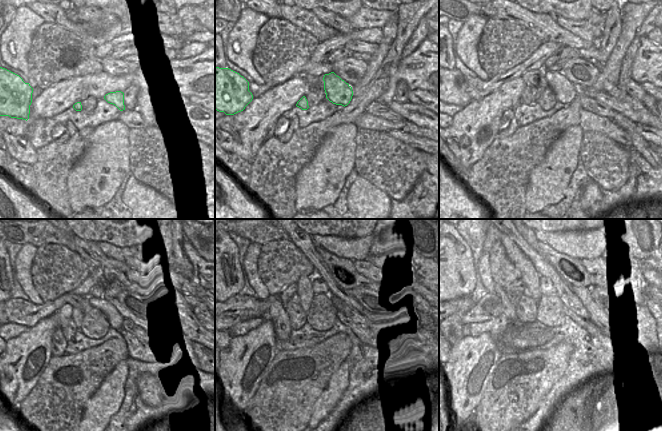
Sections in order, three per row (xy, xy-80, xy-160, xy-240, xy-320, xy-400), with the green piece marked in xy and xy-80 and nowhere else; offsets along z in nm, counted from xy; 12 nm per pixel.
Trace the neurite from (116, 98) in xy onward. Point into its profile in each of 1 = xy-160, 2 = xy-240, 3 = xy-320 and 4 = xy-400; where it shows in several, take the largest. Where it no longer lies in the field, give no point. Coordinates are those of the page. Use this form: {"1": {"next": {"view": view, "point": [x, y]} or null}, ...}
{"1": {"next": {"view": "xy-160", "point": [565, 91]}}, "2": {"next": {"view": "xy-240", "point": [115, 319]}}, "3": {"next": {"view": "xy-320", "point": [349, 312]}}, "4": {"next": {"view": "xy-400", "point": [586, 324]}}}

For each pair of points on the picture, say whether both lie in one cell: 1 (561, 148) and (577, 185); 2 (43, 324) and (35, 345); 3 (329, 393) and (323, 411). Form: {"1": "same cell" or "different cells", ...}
{"1": "different cells", "2": "same cell", "3": "same cell"}

